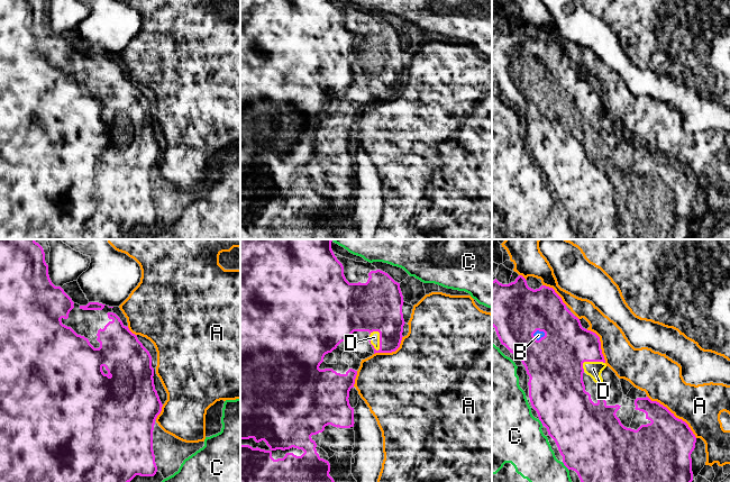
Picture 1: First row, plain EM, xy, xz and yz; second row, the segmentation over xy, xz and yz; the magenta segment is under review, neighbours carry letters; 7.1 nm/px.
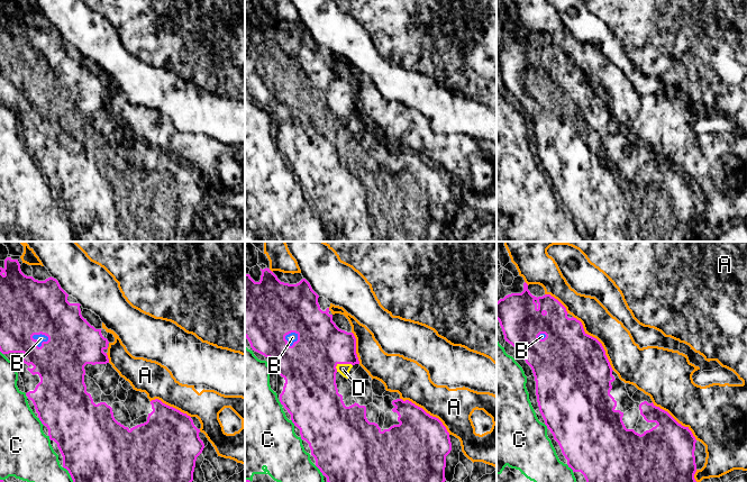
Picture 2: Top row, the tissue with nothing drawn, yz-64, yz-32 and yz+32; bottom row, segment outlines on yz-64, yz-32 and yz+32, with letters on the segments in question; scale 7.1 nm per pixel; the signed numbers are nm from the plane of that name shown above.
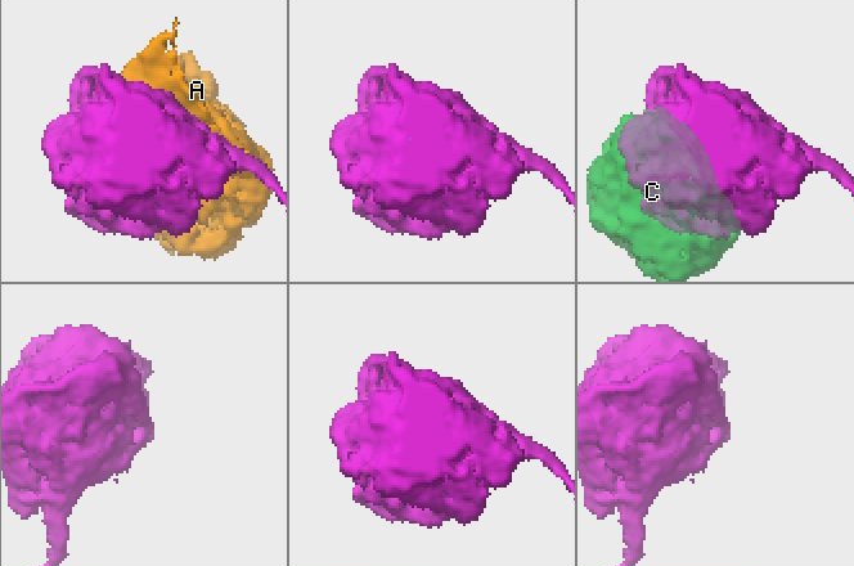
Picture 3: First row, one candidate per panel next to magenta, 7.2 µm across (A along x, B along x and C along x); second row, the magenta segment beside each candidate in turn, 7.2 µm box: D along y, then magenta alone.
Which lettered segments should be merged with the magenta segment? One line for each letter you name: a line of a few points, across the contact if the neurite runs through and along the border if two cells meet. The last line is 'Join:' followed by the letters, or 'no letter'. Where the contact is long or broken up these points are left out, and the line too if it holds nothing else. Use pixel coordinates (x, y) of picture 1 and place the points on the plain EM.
B: line yz (517, 60), (538, 78), (538, 83)
D: line xz (376, 54), (380, 63), (380, 88), (374, 85)
Join: B, D

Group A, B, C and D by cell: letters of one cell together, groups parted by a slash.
A / B D / C

